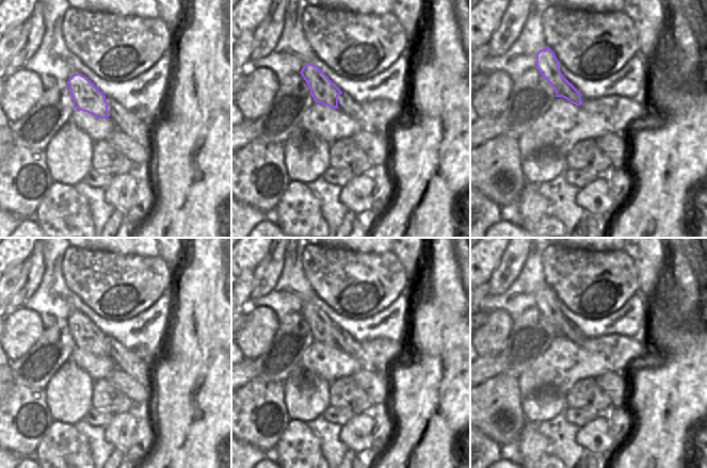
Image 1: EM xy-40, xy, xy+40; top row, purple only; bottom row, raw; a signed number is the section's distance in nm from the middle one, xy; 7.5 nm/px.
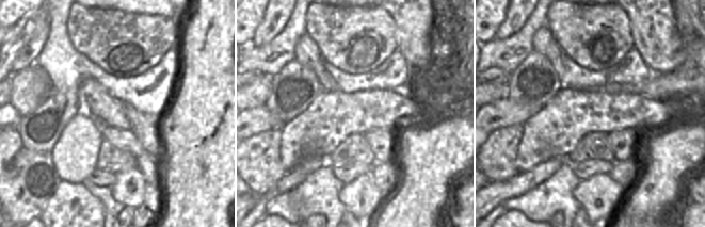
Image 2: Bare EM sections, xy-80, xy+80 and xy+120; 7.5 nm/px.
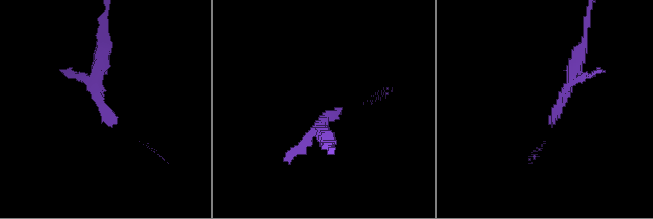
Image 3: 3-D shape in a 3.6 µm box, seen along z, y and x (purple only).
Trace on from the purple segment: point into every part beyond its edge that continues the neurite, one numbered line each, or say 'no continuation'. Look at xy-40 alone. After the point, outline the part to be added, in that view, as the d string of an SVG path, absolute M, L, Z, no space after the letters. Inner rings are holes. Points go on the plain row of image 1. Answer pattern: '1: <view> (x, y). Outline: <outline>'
1: xy-40 (126, 359). Outline: M106 336L106 339L110 352L109 356L116 368L126 372L141 385L150 387L150 369L145 366L146 360L139 353L124 346L117 340L109 336Z

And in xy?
1: xy (346, 343). Outline: M346 332L338 335L338 349L356 359L363 366L363 370L371 370L370 360L361 350L361 342L354 340Z

